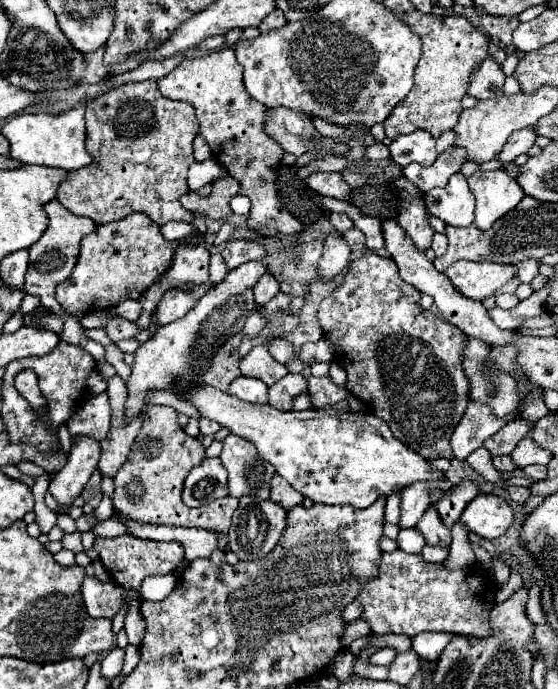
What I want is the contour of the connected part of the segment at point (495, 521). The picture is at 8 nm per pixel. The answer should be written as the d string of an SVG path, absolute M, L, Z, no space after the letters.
M479 494L461 514L461 522L475 534L493 540L513 524L513 508L503 496Z

